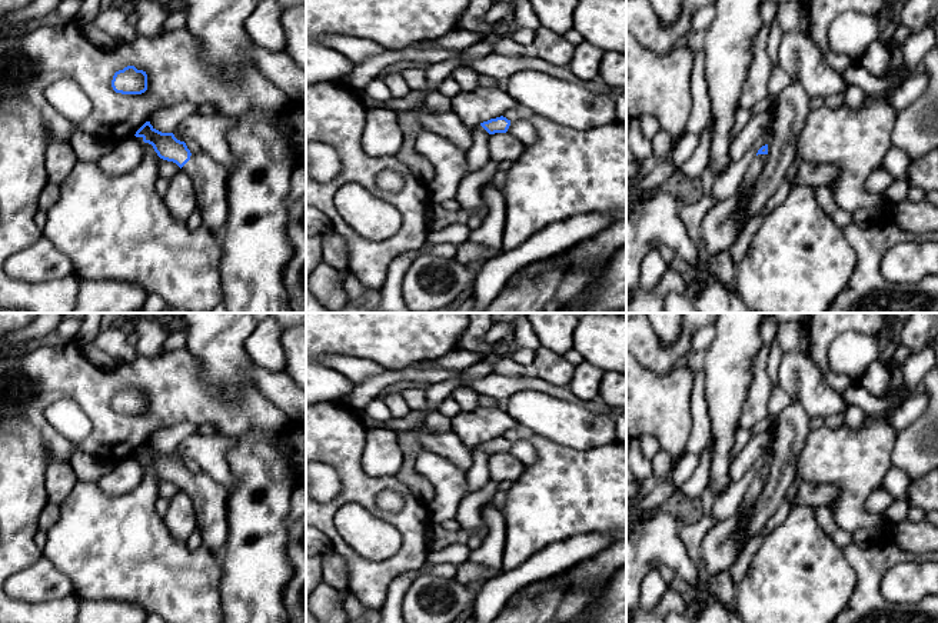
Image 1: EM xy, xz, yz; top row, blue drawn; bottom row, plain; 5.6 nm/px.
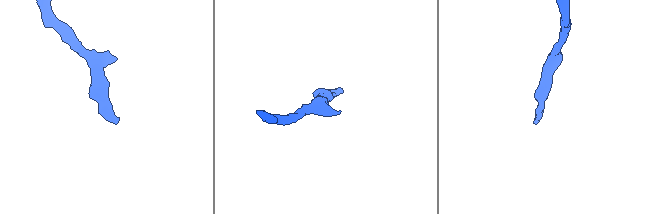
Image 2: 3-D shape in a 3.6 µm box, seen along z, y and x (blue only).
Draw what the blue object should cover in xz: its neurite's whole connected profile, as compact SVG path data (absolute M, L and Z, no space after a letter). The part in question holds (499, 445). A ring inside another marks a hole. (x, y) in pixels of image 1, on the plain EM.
M500 436L480 443L480 446L489 453L510 453L519 459L526 467L536 460L535 446L525 437L516 442L510 442L506 437Z

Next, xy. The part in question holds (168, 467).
M146 442L134 456L152 464L160 479L176 483L189 494L202 544L213 553L222 553L227 536L229 489L202 470L192 474L184 462L177 460L173 453L156 450L150 442Z

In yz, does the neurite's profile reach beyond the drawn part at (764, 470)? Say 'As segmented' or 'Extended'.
Extended

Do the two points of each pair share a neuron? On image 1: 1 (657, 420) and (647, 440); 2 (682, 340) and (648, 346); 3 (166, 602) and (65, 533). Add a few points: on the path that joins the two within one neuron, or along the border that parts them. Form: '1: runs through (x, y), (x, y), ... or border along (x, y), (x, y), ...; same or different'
1: border along (641, 435), (652, 435), (661, 447); different
2: runs through (674, 349), (657, 349); same
3: runs through (140, 576), (110, 546), (90, 543); same

